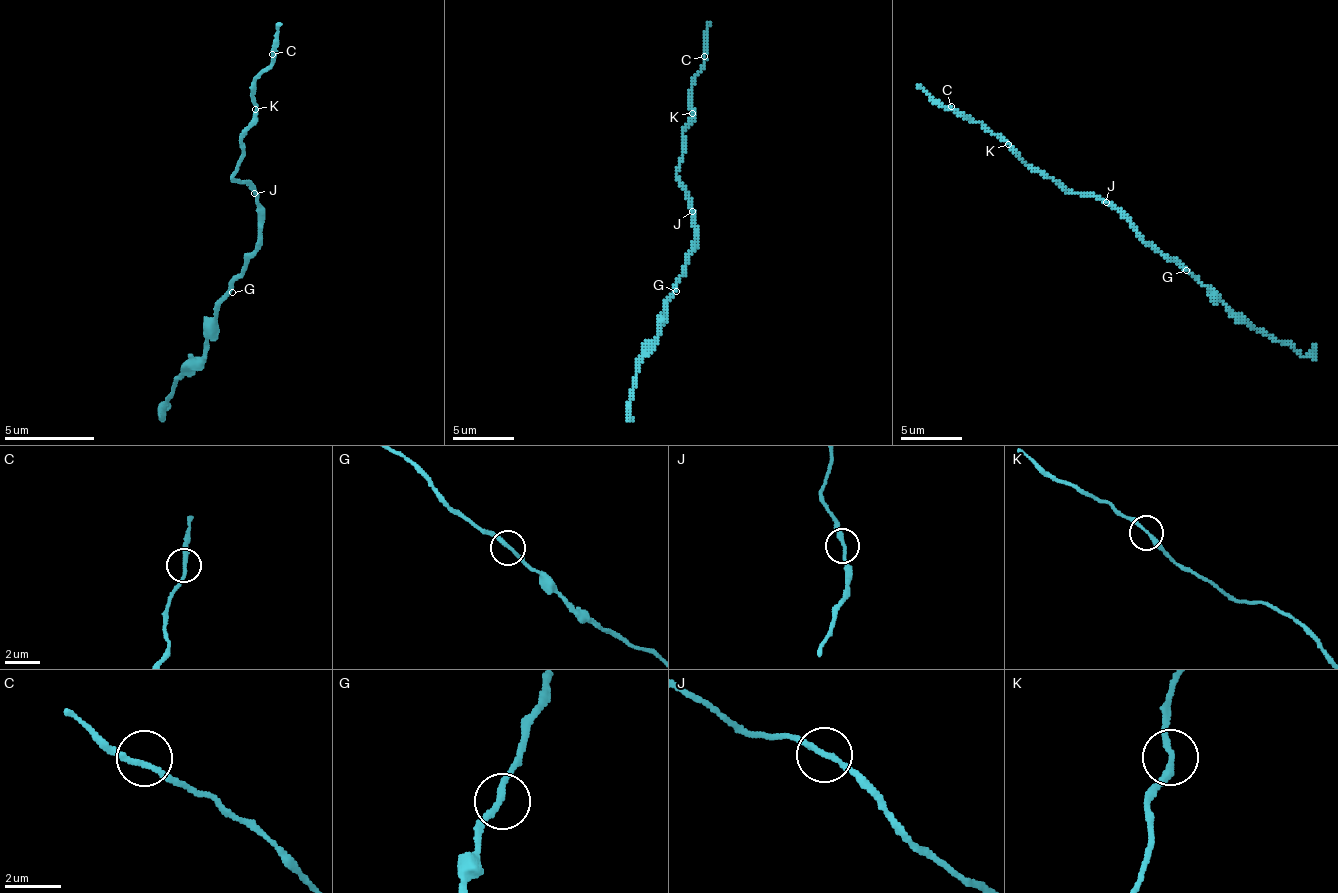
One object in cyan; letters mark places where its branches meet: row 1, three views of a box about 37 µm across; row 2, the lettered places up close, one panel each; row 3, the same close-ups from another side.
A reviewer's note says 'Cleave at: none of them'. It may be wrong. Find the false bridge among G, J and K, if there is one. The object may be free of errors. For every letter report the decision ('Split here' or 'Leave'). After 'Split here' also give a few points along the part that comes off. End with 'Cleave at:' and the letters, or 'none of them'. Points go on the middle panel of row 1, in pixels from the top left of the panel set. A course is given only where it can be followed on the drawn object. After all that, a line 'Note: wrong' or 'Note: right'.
G: Leave
J: Leave
K: Leave
Cleave at: none of them
Note: right

